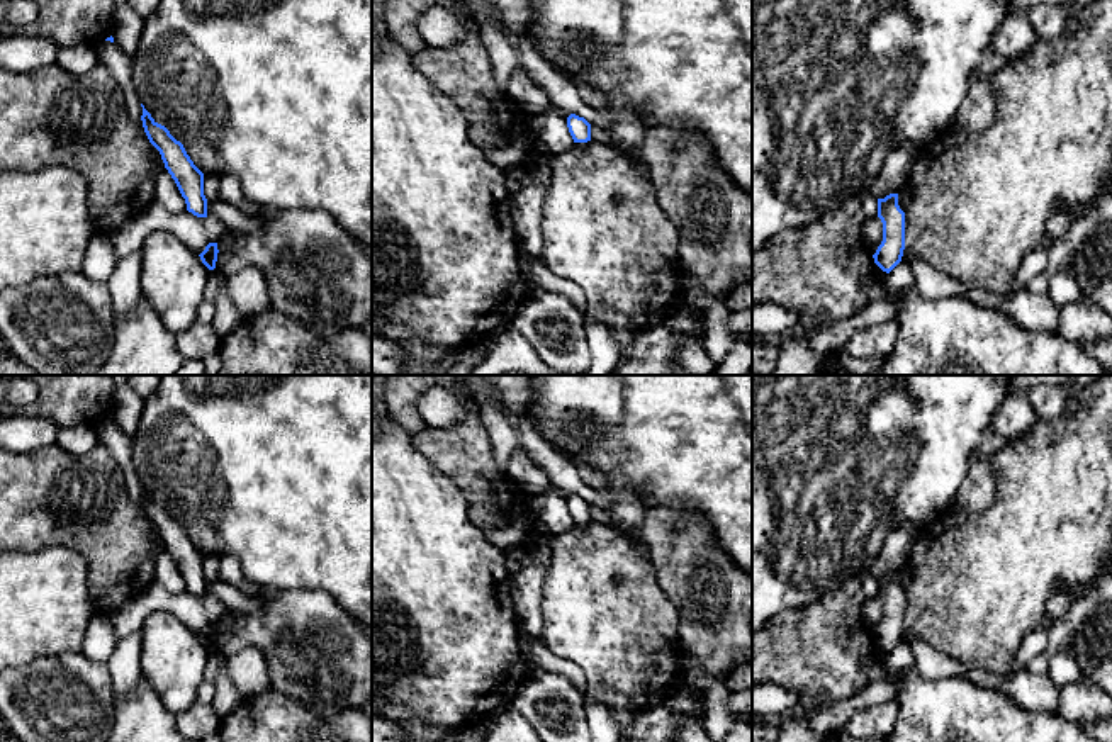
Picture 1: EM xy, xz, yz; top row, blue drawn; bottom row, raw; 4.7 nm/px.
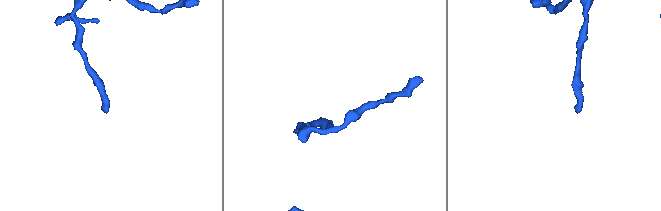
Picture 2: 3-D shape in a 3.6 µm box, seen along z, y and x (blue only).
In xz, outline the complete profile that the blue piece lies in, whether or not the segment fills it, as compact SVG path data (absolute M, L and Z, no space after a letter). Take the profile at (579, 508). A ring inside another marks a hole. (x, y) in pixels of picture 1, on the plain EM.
M576 494L567 497L567 508L574 520L574 523L587 523L591 521L591 504Z

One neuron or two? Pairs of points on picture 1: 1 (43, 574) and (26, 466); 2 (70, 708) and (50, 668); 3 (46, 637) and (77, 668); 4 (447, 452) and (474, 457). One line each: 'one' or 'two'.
1: two
2: one
3: two
4: one

